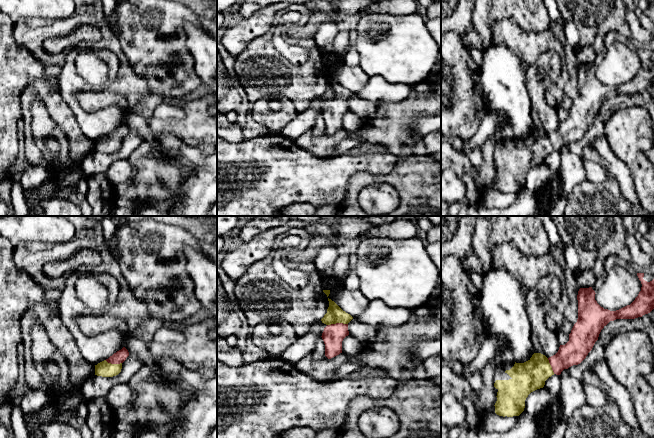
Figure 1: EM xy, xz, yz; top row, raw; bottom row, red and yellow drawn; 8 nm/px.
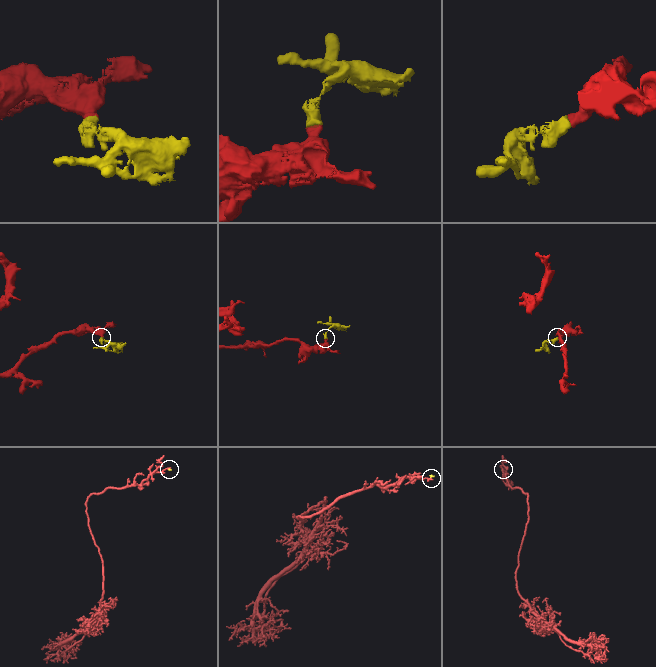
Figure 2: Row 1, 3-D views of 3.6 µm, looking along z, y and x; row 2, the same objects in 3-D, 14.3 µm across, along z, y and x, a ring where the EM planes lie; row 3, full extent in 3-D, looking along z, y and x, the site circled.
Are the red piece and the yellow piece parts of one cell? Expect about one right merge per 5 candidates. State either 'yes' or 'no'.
yes

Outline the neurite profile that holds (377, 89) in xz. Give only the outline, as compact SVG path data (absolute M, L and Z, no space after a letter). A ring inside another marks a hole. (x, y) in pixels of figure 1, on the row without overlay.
M371 76L363 89L355 95L376 104L380 101L397 103L406 99L412 90L412 85L392 84L380 76Z

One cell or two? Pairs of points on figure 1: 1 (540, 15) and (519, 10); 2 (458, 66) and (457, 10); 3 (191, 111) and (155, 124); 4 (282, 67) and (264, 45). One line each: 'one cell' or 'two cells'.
1: one cell
2: two cells
3: one cell
4: one cell

